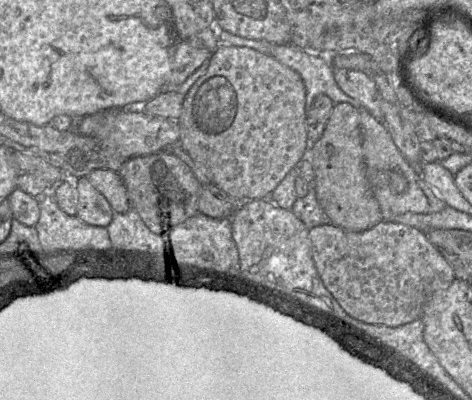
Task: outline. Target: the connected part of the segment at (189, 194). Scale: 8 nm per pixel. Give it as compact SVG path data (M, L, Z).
M166 149L131 158L117 173L126 188L130 209L135 210L154 233L165 233L199 213L201 183L186 163Z

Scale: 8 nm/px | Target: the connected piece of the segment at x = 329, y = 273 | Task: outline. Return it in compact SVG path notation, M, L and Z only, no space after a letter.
M382 220L361 232L328 223L309 229L309 238L326 288L349 315L366 323L399 326L420 319L430 297L456 278L426 233L403 223Z

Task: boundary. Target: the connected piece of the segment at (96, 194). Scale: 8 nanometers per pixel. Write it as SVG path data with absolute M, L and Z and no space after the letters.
M86 177L78 178L75 187L78 200L76 216L87 224L107 227L113 219L114 211L106 198Z

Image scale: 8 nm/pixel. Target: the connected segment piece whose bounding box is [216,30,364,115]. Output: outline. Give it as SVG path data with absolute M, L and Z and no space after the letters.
M218 30L216 41L217 47L219 45L232 45L238 47L252 48L258 52L274 57L281 64L299 73L303 80L306 90L306 102L305 102L306 115L310 110L314 98L320 94L327 95L334 102L334 104L346 102L351 104L357 109L364 109L362 104L358 100L355 100L354 98L345 94L338 86L334 78L333 66L331 65L327 57L328 55L312 53L311 51L305 51L302 48L297 47L293 44L275 44L270 43L266 40L243 38L241 36L231 34L225 30Z

